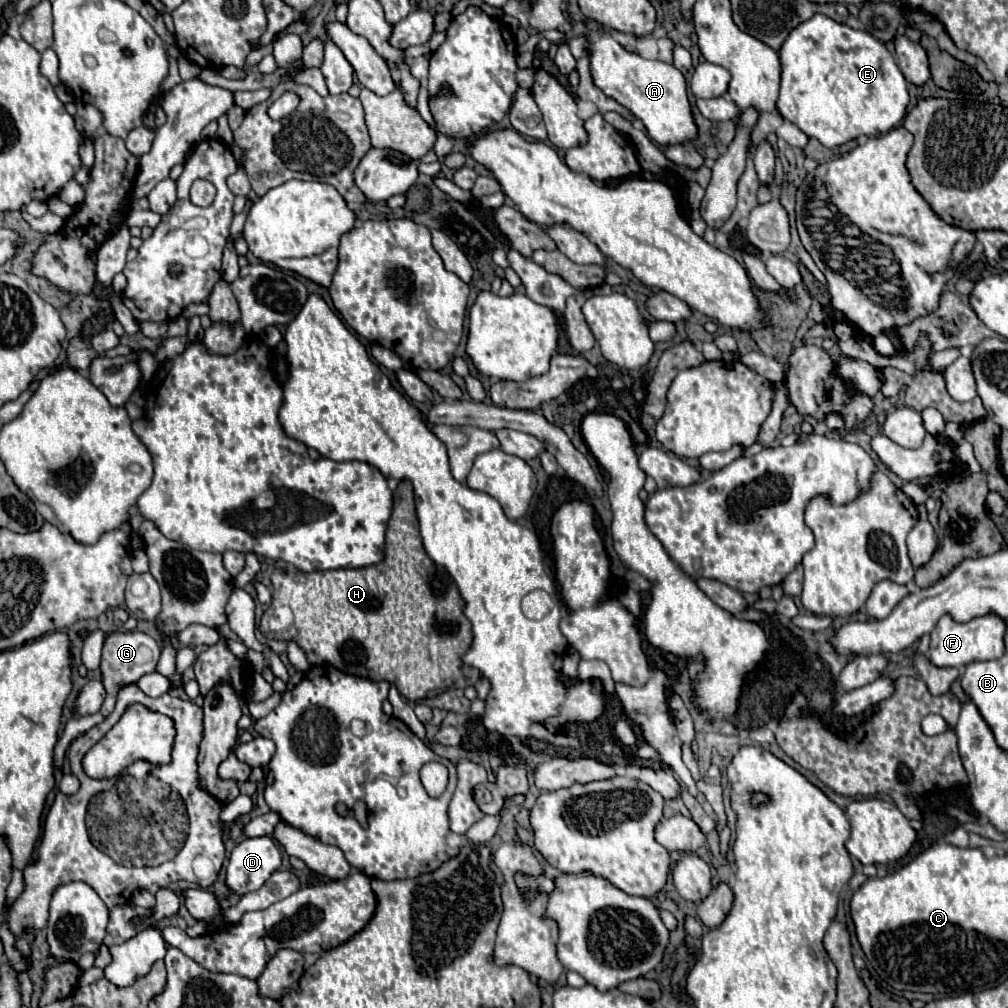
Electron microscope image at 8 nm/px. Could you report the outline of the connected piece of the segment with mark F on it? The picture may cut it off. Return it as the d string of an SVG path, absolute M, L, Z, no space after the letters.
M944 615L930 633L928 659L936 667L962 667L974 661L1000 659L1000 655L1004 655L1004 631L1006 625L996 615L972 619L968 623L956 623L952 621L952 617Z

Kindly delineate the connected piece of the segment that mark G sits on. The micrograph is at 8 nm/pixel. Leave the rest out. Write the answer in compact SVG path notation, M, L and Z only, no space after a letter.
M134 631L134 633L110 633L104 641L104 651L102 651L102 663L100 663L100 669L102 669L102 681L104 681L104 687L106 687L106 701L102 705L102 711L98 711L96 715L90 715L88 719L88 725L96 725L100 723L104 717L108 717L114 709L114 703L116 703L116 693L120 691L120 687L124 685L130 685L130 683L136 683L142 675L146 673L152 673L154 671L154 665L158 663L158 657L160 657L160 647L158 643L142 633L142 631Z

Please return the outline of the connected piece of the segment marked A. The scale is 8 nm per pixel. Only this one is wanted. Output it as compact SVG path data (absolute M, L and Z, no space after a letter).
M592 31L588 35L586 49L590 51L590 71L594 83L622 107L632 111L644 123L654 143L666 149L670 145L692 143L698 137L698 127L686 97L686 81L674 65L628 53L620 43L602 31Z

